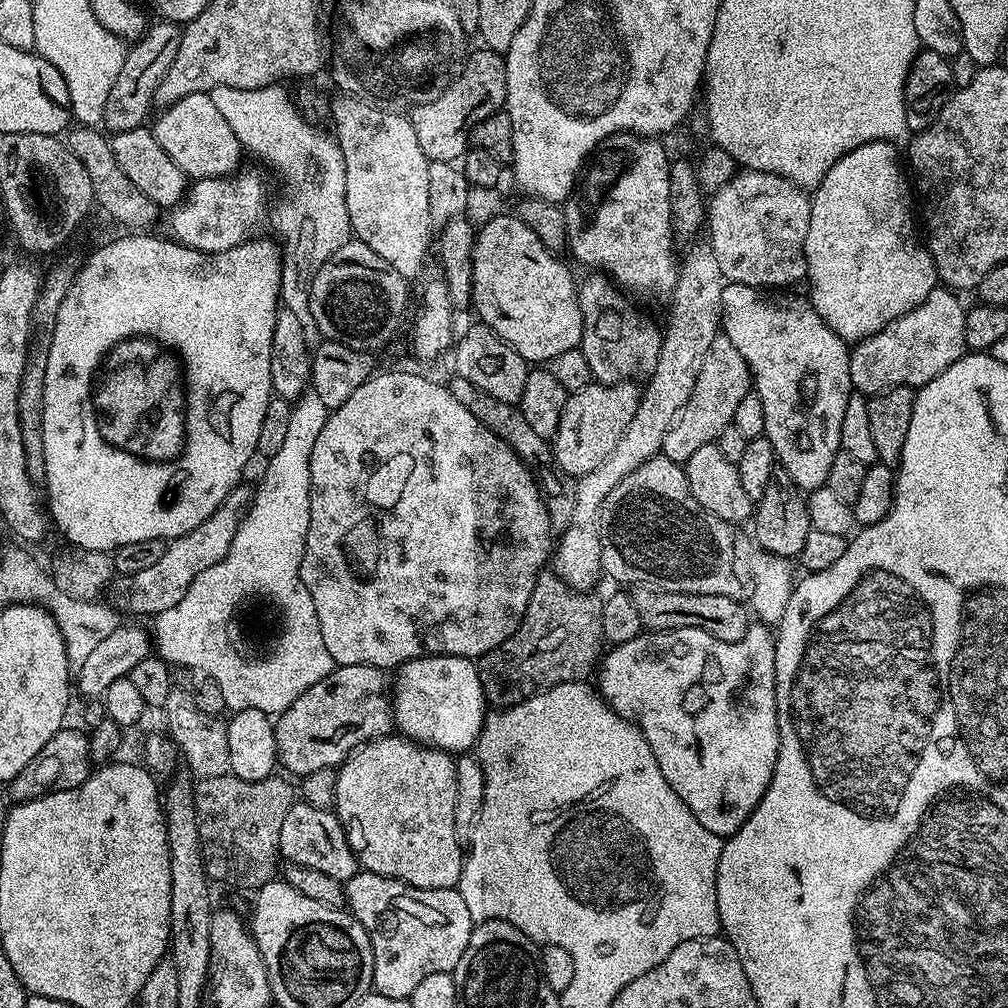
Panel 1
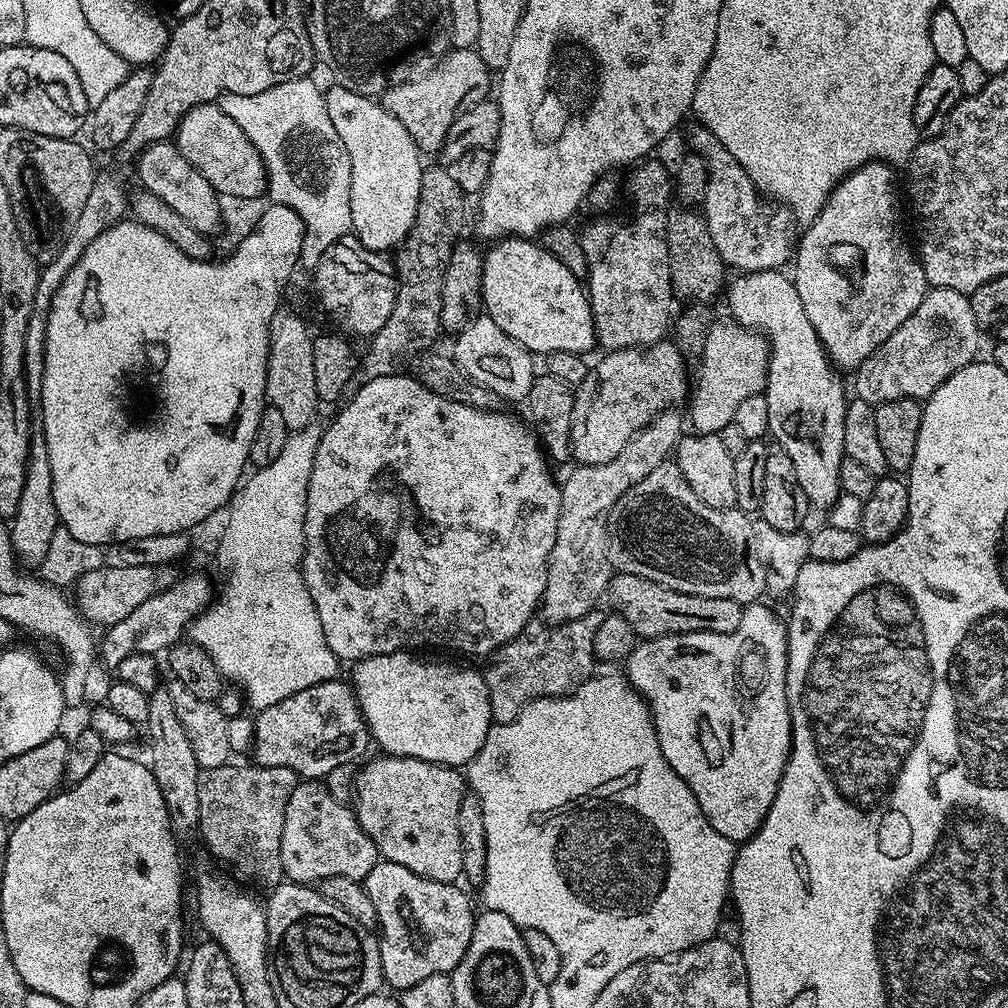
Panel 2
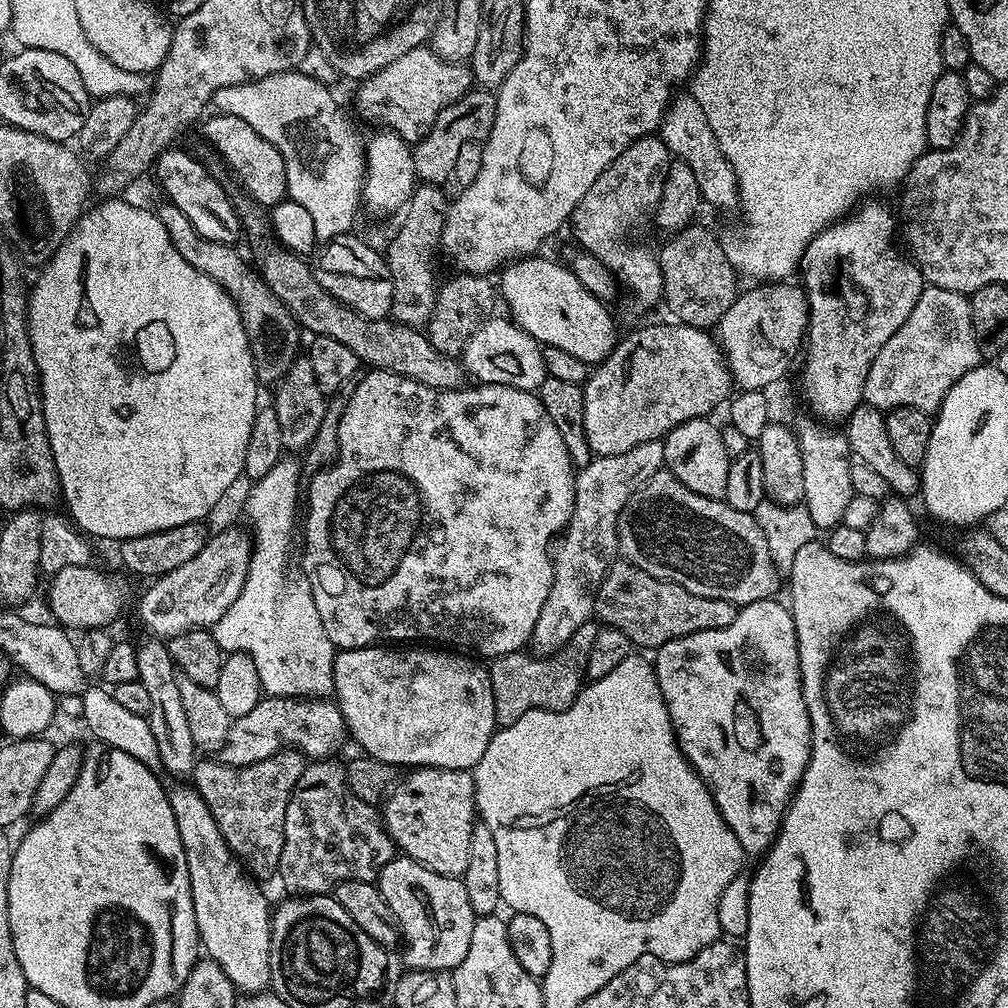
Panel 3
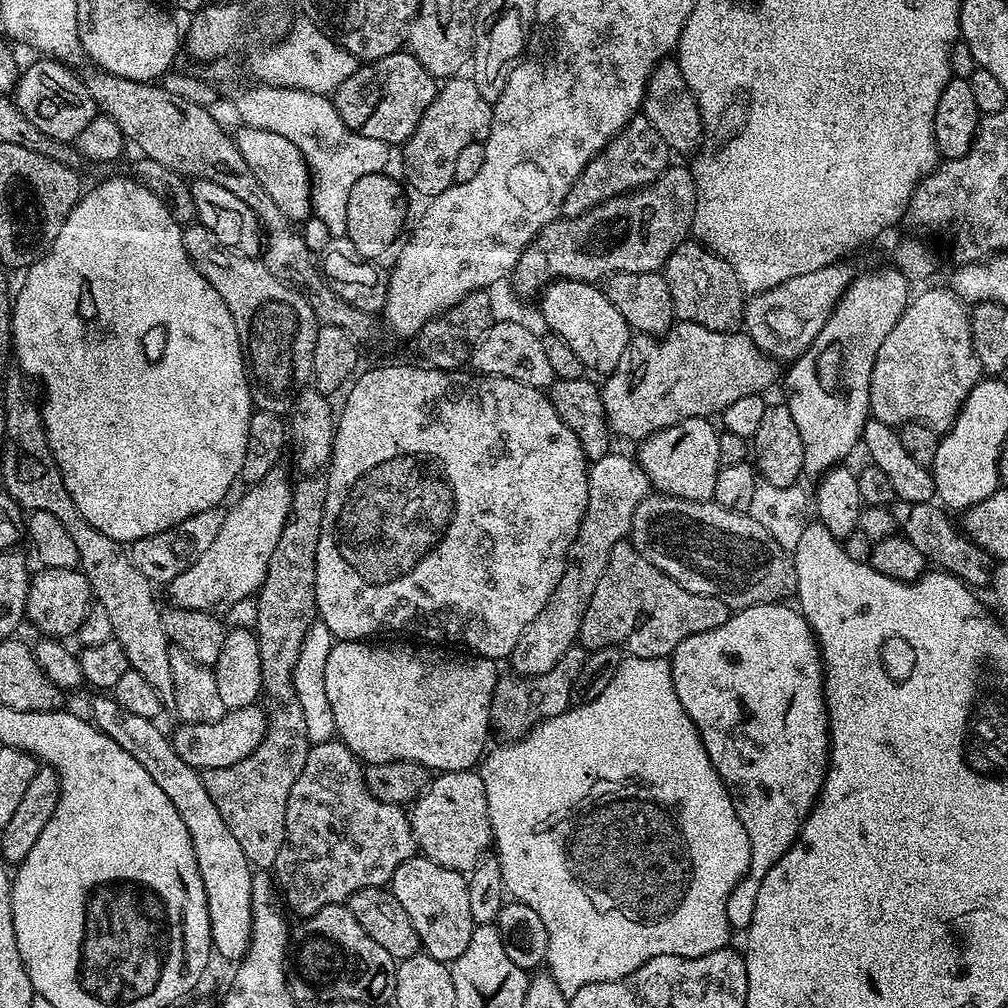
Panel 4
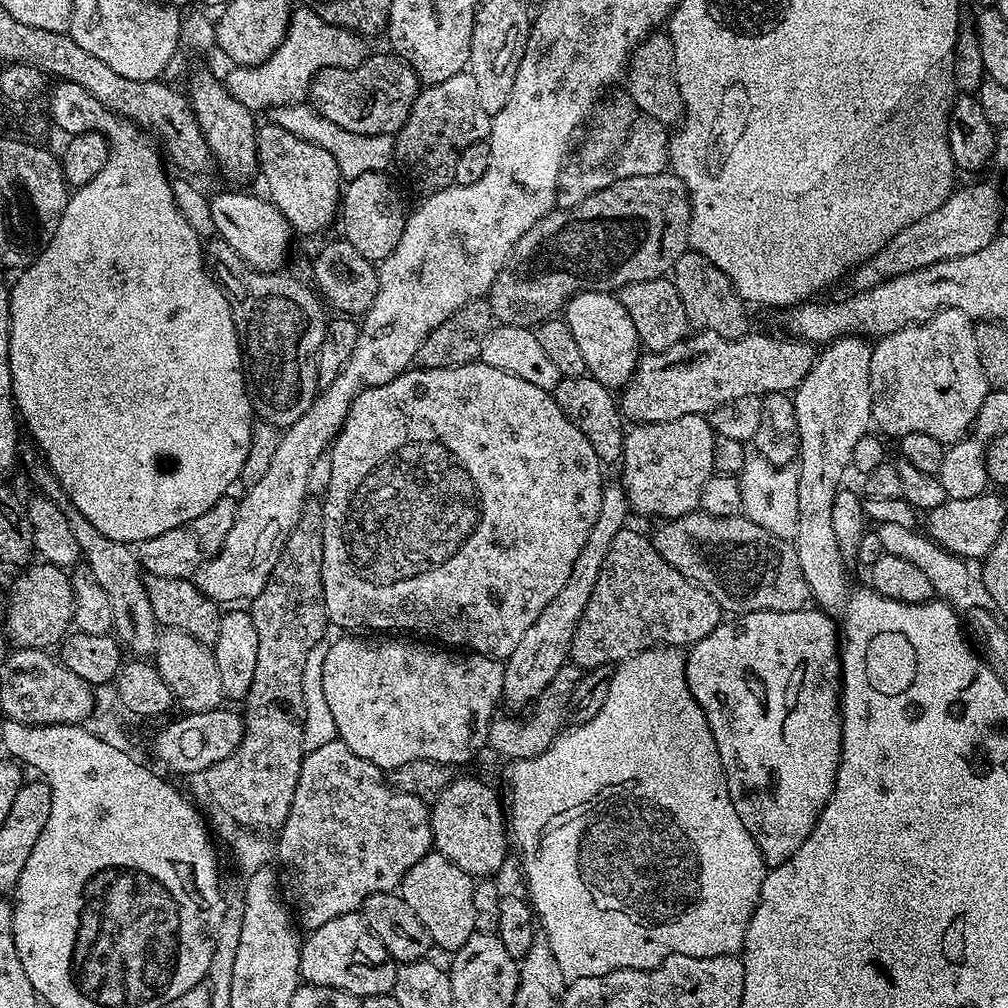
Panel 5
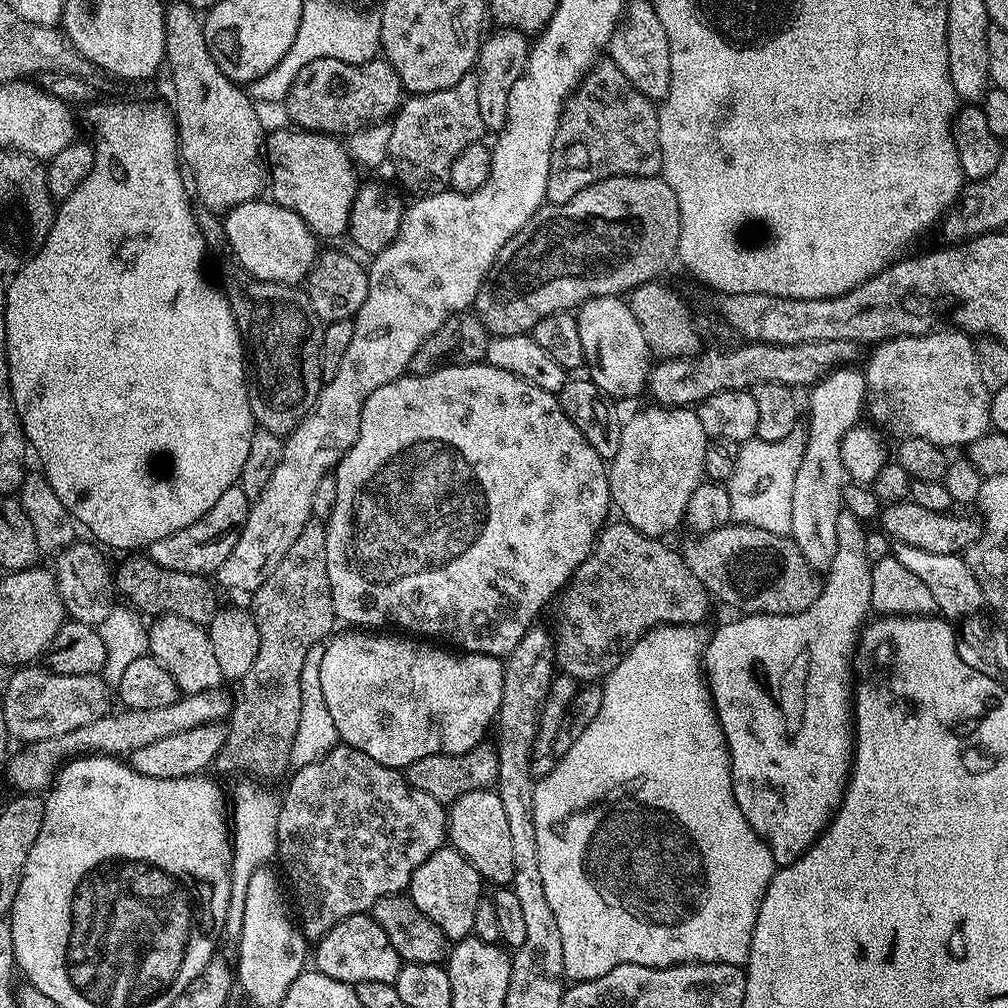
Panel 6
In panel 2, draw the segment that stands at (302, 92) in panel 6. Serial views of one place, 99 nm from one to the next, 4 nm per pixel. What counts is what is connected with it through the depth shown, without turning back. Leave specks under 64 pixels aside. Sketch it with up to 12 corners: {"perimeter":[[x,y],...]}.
{"perimeter":[[475,47],[390,85],[384,109],[424,154],[439,153],[473,98],[489,95]]}

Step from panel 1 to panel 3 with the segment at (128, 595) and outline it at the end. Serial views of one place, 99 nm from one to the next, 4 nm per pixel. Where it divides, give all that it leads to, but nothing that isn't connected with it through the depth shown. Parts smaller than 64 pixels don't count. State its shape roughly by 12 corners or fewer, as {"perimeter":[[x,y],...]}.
{"perimeter":[[96,566],[51,573],[48,608],[65,630],[107,629],[124,588]]}

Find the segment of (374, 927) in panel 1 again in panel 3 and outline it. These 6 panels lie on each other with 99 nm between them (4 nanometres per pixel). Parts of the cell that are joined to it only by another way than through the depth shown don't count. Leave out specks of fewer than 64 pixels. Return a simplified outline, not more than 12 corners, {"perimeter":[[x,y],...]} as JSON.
{"perimeter":[[397,855],[378,887],[404,968],[454,970],[477,915],[459,876]]}

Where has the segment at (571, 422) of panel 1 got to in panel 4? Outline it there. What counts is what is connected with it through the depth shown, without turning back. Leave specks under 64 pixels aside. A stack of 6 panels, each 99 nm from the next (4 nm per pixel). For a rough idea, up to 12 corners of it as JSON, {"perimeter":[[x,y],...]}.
{"perimeter":[[743,331],[633,335],[604,409],[639,442],[776,380]]}

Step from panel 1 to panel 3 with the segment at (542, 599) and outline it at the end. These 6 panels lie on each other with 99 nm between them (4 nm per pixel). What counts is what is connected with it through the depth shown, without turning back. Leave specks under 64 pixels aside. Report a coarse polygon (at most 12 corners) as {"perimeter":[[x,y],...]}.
{"perimeter":[[595,623],[563,648],[521,650],[488,668],[497,725],[561,712],[586,683]]}

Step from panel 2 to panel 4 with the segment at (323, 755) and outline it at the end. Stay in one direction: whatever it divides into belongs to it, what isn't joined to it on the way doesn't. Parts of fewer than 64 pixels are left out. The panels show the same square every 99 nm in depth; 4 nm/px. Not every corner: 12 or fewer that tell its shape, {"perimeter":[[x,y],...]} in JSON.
{"perimeter":[[255,702],[170,736],[187,766],[234,766],[266,734]]}

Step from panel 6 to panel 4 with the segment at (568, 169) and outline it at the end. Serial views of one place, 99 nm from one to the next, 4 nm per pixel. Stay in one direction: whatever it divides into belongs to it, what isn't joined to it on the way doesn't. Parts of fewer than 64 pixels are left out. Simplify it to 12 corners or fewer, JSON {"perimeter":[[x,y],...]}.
{"perimeter":[[633,116],[566,194],[565,217],[657,180],[668,143]]}

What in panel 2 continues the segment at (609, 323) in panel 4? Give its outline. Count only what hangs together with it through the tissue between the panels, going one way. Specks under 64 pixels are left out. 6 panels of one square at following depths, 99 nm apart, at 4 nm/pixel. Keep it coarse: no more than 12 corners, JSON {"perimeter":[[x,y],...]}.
{"perimeter":[[528,238],[483,253],[482,308],[533,354],[597,347],[585,285]]}

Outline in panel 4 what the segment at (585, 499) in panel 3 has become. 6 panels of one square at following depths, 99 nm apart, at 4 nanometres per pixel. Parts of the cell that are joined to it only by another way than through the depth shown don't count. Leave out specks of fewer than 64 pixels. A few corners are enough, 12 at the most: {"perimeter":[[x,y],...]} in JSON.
{"perimeter":[[616,451],[591,461],[562,582],[522,630],[515,675],[546,674],[577,643],[610,550],[650,485]]}

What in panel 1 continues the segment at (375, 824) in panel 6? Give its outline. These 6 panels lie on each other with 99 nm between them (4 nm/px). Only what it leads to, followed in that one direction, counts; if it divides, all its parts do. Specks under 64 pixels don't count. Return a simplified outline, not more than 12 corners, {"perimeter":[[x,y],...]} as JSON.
{"perimeter":[[294,802],[282,822],[288,864],[348,880],[356,855],[335,811]]}

